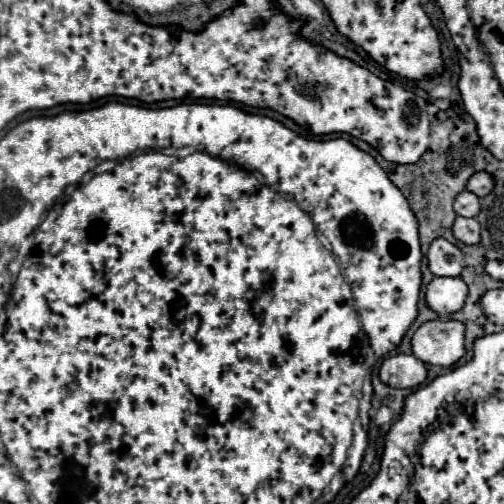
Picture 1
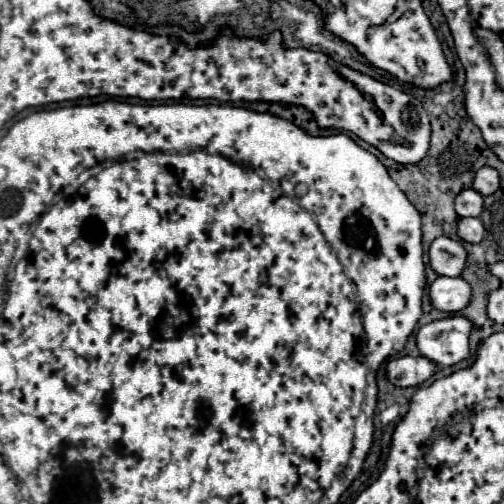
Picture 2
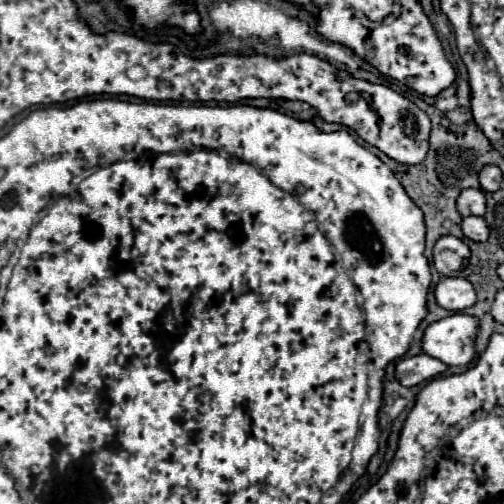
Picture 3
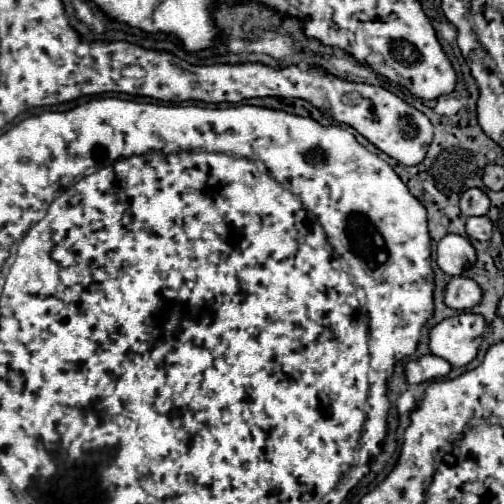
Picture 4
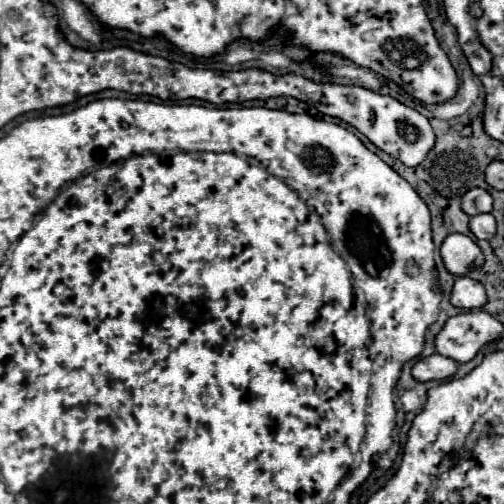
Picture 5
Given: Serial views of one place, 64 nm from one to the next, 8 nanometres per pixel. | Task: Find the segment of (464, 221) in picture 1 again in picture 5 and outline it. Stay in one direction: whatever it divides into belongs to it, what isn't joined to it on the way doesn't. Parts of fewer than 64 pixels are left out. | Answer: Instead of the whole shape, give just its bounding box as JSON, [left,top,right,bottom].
[470,214,496,240]

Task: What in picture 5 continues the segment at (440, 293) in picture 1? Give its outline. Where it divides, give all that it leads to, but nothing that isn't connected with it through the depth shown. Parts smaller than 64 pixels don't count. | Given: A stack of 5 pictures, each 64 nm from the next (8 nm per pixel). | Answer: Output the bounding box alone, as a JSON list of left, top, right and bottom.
[450,276,486,310]

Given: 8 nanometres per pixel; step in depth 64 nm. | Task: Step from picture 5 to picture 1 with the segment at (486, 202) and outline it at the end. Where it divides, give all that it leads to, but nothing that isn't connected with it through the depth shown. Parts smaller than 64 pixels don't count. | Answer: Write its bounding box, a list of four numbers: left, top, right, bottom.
[454,190,480,218]

